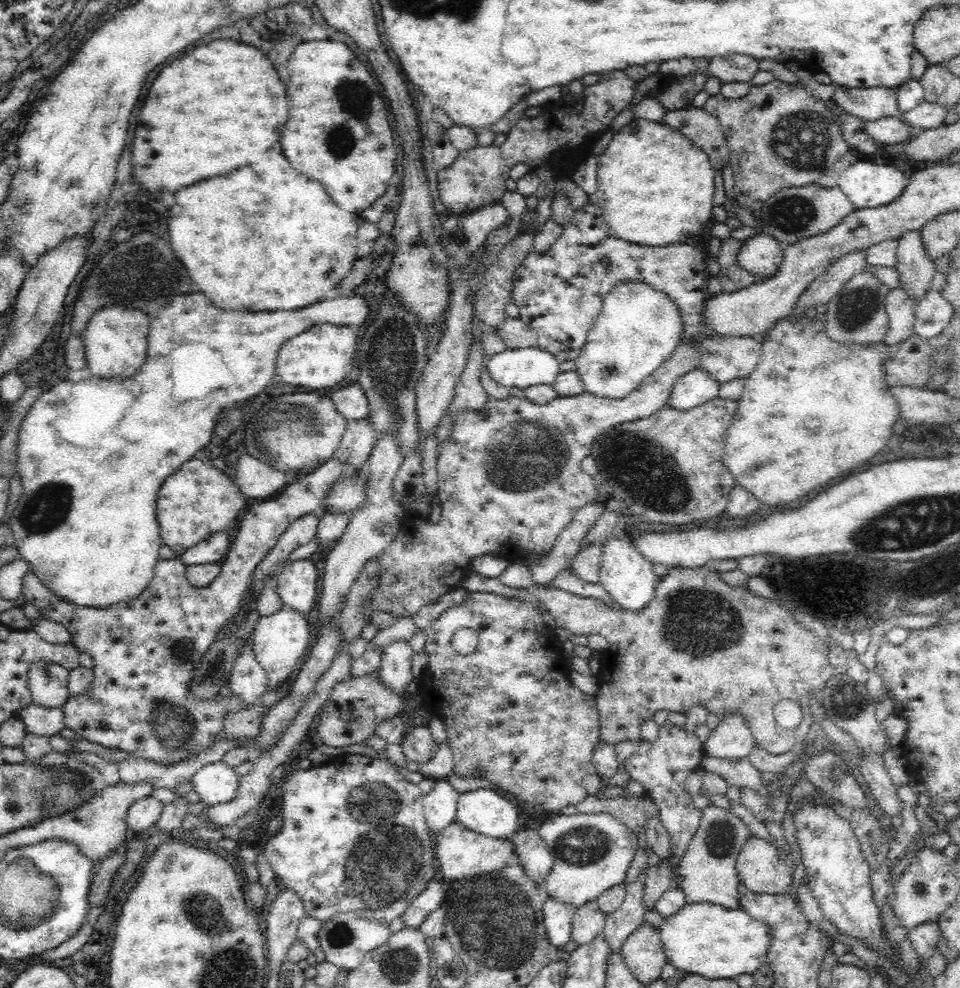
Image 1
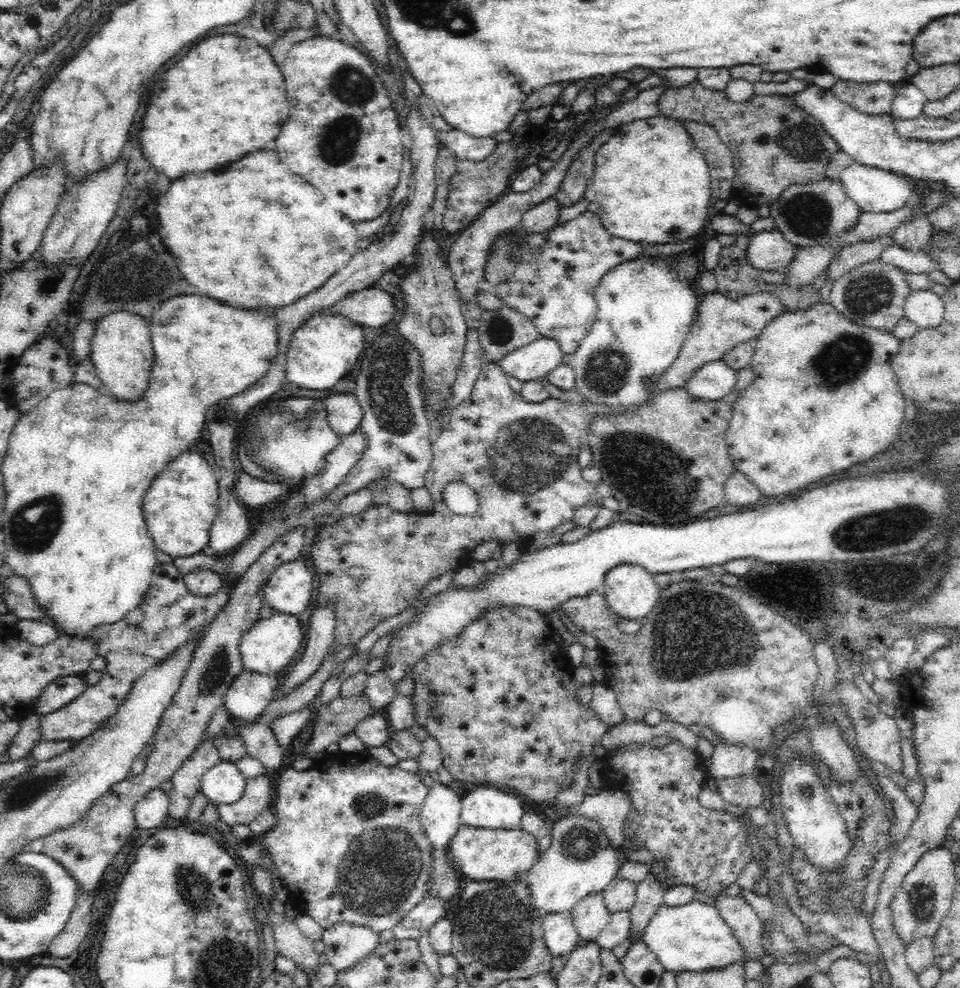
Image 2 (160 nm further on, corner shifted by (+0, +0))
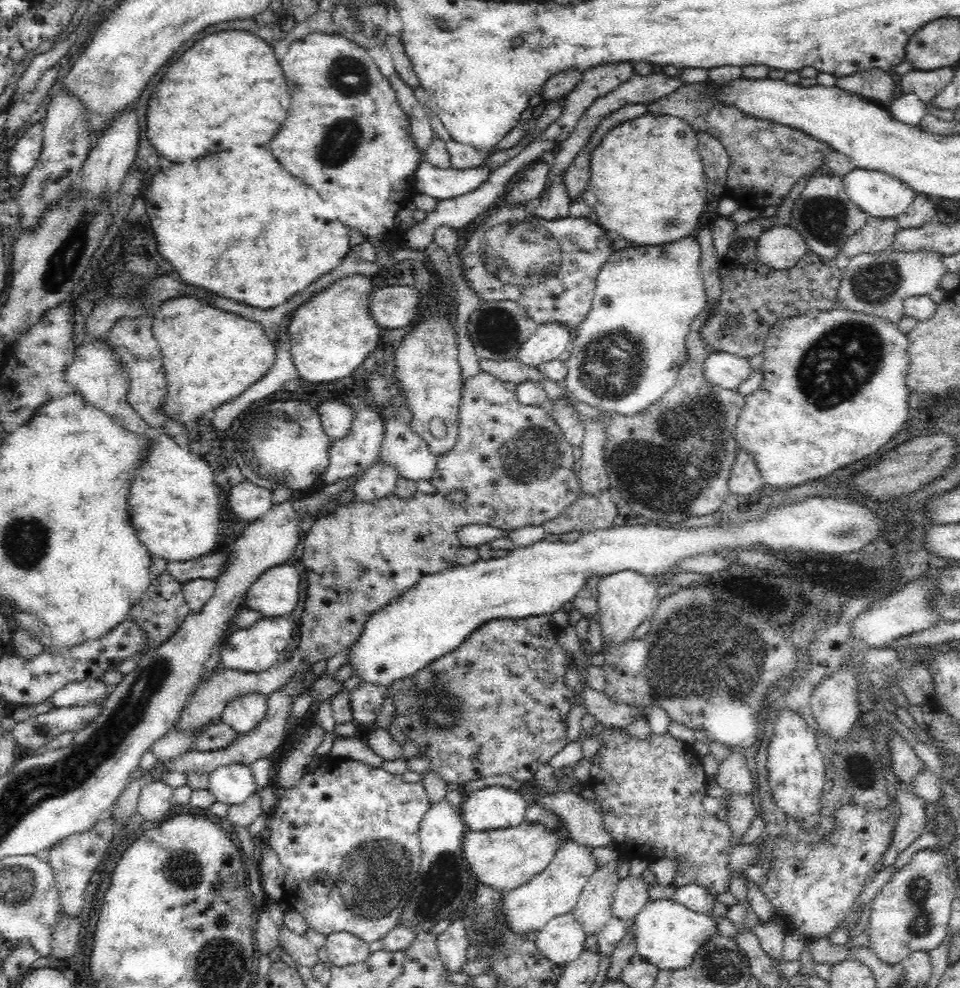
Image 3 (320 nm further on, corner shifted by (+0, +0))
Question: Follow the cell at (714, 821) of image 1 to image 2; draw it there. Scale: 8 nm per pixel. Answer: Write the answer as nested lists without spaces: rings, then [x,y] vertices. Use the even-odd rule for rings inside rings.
[[[718,894],[716,904],[719,916],[730,926],[743,952],[747,954],[747,961],[763,963],[766,956],[764,945],[761,944],[763,926],[752,905],[742,897],[730,898],[726,894]]]

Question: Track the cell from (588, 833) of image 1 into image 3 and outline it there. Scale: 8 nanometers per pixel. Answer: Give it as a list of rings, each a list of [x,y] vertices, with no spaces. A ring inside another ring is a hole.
[[[574,839],[566,840],[540,874],[511,891],[503,891],[502,920],[514,933],[532,936],[548,923],[548,920],[564,913],[573,913],[584,884],[594,874],[596,864],[592,862],[588,846],[580,845]]]

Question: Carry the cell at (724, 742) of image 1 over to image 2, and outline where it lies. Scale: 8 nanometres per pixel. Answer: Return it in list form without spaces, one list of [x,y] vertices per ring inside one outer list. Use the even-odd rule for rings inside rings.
[[[722,743],[714,748],[713,756],[707,761],[708,776],[724,780],[752,775],[756,760],[756,752]]]

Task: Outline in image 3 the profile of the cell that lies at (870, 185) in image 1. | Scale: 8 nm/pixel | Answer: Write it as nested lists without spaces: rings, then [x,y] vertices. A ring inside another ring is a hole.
[[[856,168],[842,179],[848,196],[870,217],[898,216],[915,197],[912,188],[884,172]]]

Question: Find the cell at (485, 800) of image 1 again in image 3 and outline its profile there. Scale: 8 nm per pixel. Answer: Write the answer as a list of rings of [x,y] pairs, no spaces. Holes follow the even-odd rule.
[[[488,786],[464,796],[461,817],[472,832],[514,828],[525,821],[528,805],[513,789]]]

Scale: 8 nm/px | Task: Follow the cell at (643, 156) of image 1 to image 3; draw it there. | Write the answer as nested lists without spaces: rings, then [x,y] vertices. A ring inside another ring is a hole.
[[[646,113],[644,116],[638,116],[631,120],[622,122],[618,127],[612,128],[602,140],[600,145],[592,151],[590,166],[590,186],[591,192],[594,192],[597,198],[597,204],[593,206],[599,218],[599,224],[605,231],[614,230],[619,236],[625,238],[627,242],[640,246],[654,246],[674,242],[674,240],[683,239],[684,236],[693,235],[696,228],[699,228],[699,222],[705,220],[704,206],[707,204],[707,184],[704,176],[704,165],[702,157],[697,147],[697,132],[686,124],[681,118],[668,115],[653,115]]]

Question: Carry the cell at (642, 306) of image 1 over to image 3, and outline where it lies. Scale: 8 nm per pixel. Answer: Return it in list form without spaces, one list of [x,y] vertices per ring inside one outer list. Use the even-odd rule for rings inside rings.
[[[694,235],[654,246],[626,246],[608,256],[597,274],[590,310],[570,344],[571,355],[563,362],[567,370],[565,385],[577,401],[629,417],[660,400],[672,388],[686,359],[692,320],[707,302],[700,265],[701,246]]]

